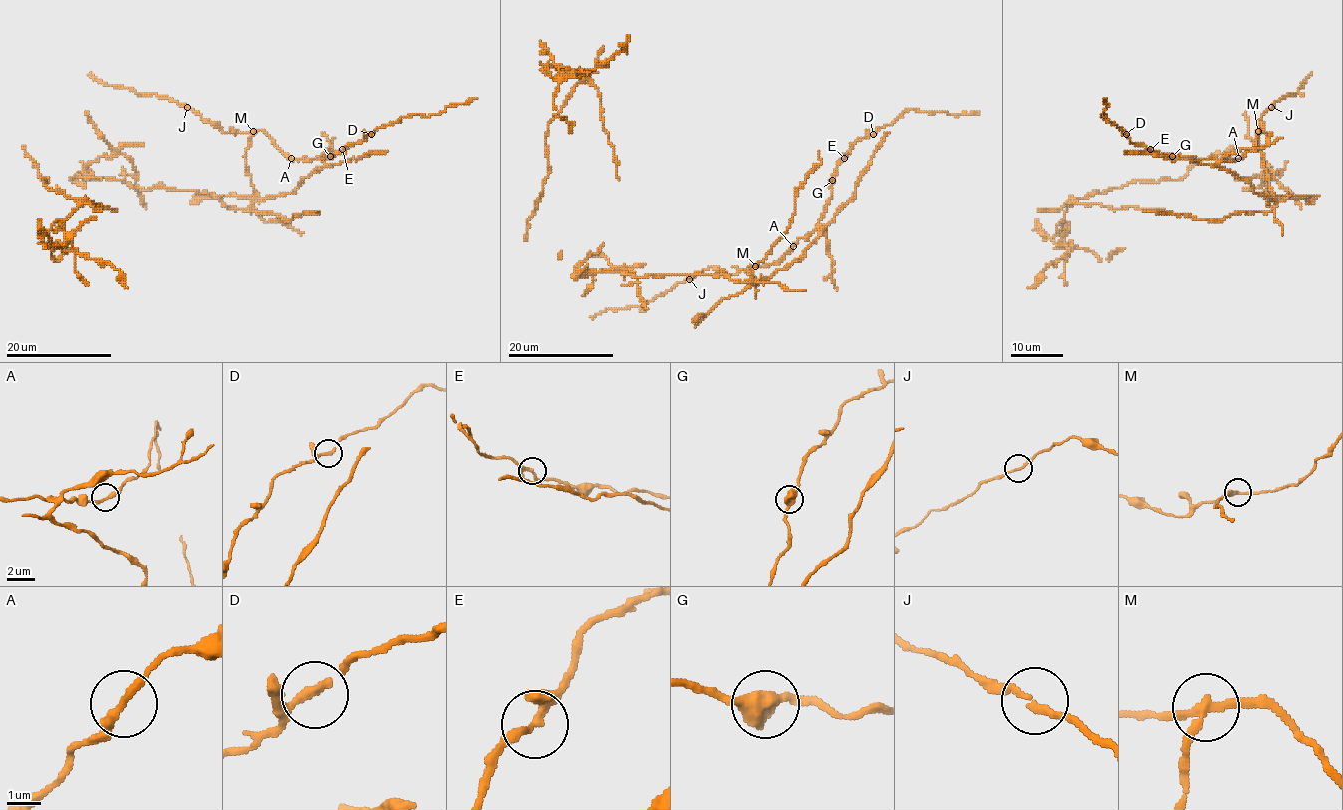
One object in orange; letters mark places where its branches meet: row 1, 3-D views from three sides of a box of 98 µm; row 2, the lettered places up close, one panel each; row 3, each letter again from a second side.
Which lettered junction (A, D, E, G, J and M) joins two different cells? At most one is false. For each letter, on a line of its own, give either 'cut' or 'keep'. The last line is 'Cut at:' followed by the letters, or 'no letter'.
A: keep
D: keep
E: keep
G: keep
J: keep
M: cut
Cut at: M

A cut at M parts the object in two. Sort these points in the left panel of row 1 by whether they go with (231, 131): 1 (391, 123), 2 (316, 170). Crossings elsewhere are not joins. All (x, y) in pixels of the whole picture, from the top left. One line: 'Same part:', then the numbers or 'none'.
Same part: 1

